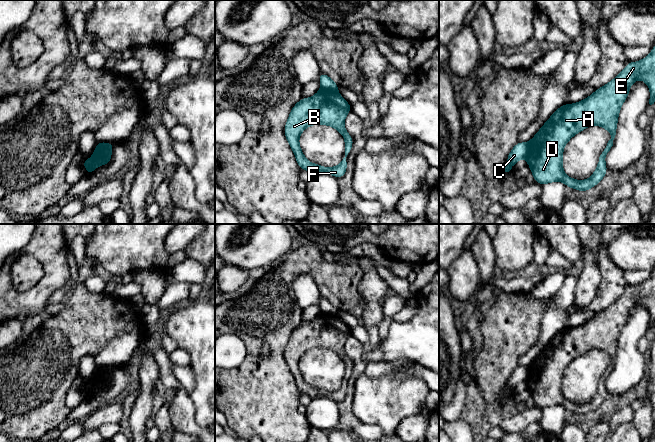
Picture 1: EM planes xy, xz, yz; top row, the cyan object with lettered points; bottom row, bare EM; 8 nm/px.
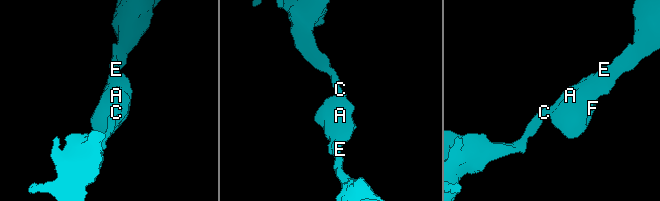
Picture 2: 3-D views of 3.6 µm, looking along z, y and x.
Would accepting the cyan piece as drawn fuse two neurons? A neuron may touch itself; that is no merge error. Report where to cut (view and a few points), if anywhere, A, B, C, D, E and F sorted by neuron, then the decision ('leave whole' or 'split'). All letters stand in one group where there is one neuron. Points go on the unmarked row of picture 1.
xz (322, 311), (336, 314) | A B D E F / C | split

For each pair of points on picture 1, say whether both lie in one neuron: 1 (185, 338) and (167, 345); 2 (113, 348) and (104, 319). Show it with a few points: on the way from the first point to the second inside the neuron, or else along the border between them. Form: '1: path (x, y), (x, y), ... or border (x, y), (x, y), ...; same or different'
1: border (162, 328), (179, 348); different
2: border (129, 325), (94, 356); different

